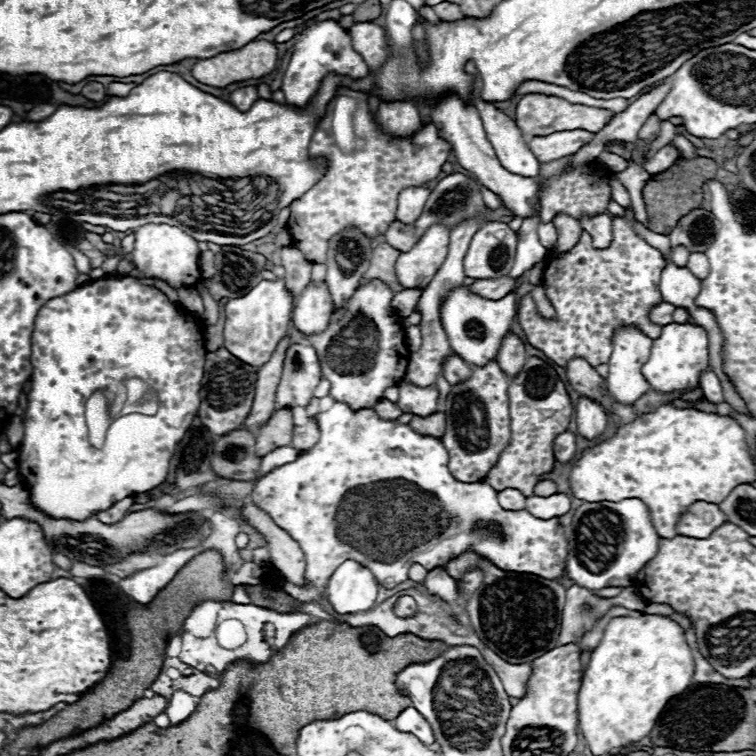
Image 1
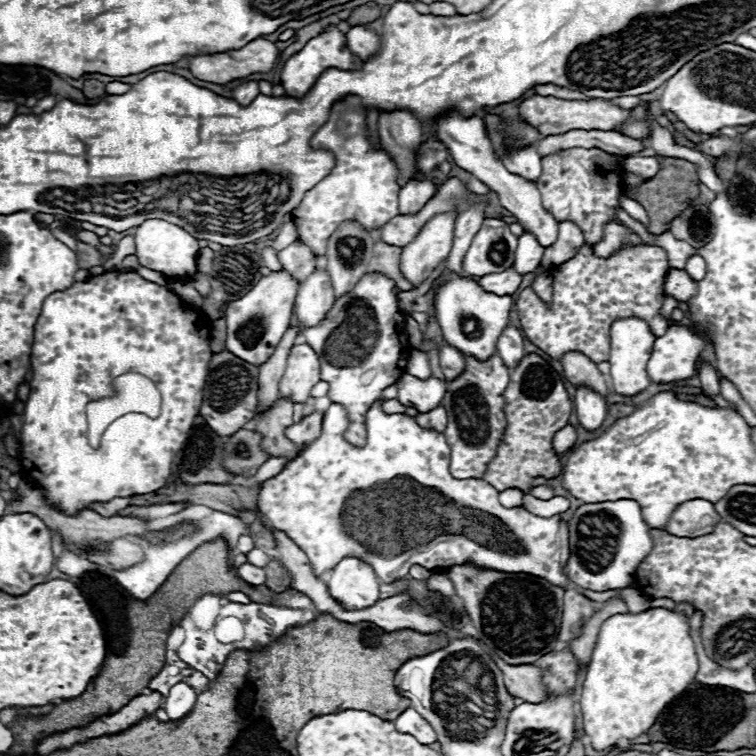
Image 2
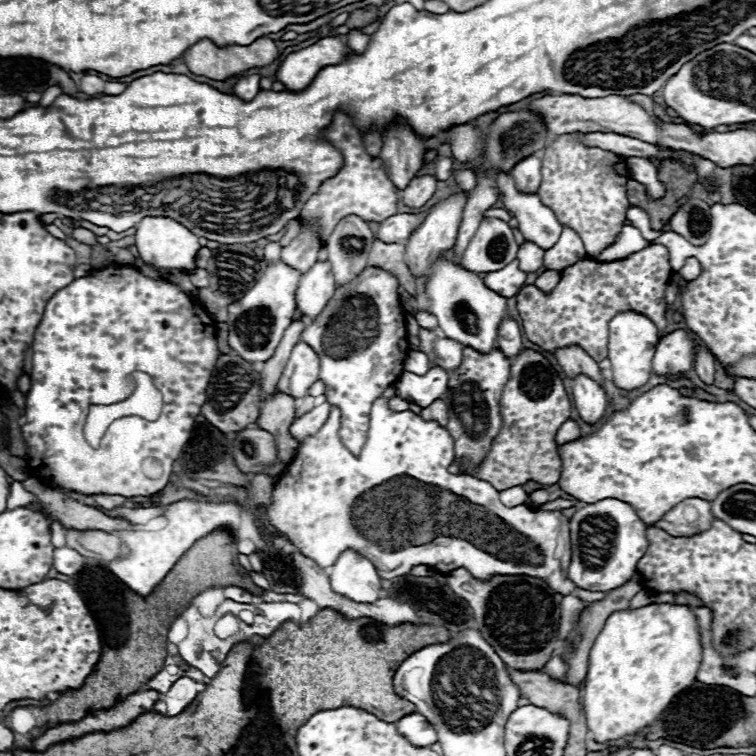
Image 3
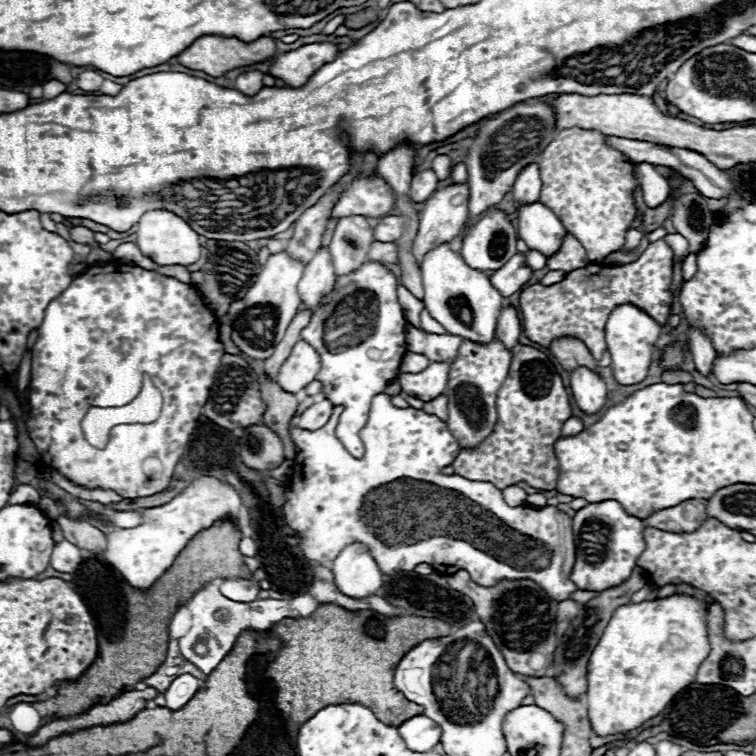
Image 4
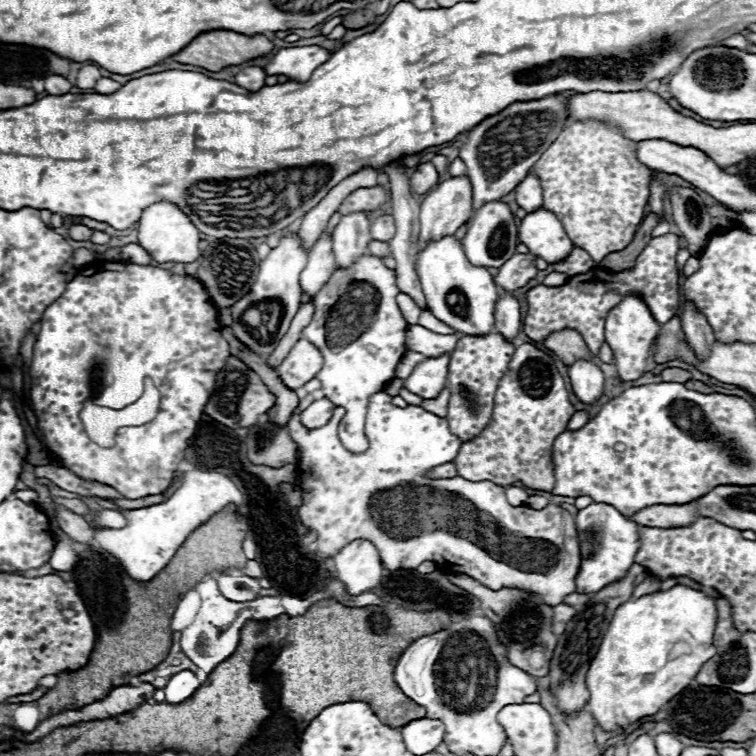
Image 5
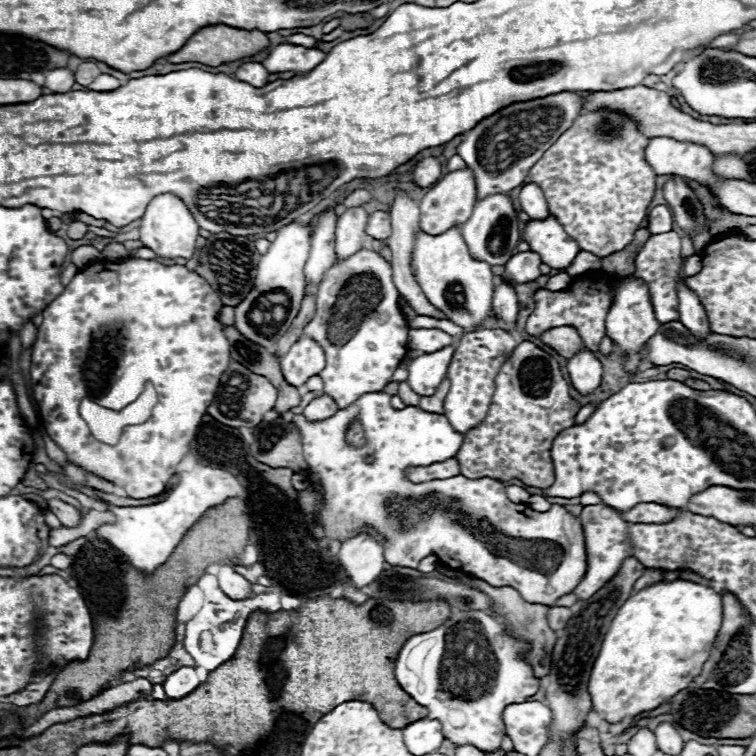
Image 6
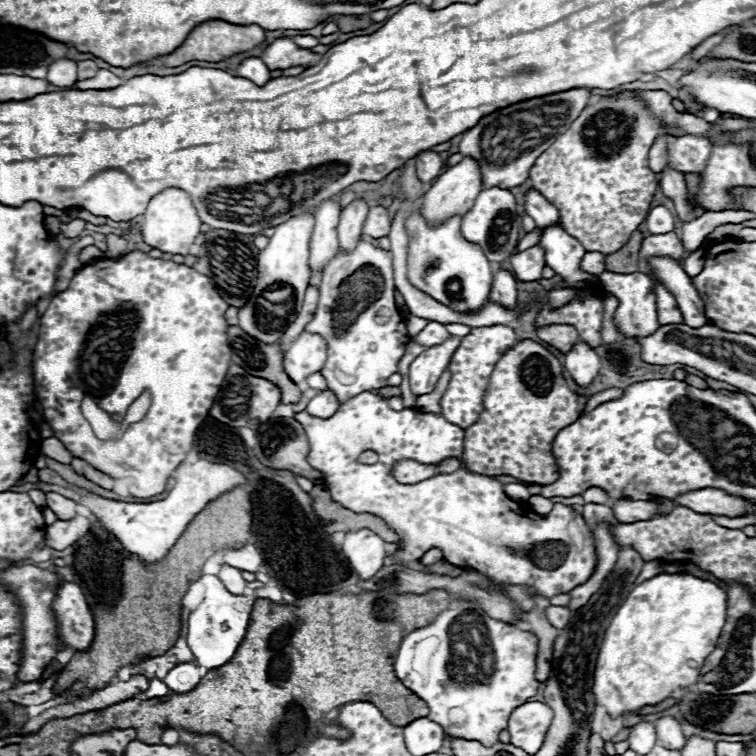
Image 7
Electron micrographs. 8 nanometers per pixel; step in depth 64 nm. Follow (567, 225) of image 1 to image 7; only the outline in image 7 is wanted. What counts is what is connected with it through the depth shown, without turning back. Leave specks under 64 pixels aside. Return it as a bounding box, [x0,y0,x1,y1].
[582,252,606,276]

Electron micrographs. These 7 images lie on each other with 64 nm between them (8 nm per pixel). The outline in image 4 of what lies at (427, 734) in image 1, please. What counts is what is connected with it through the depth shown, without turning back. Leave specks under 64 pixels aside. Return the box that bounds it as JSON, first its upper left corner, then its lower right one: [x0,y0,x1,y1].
[398,716,442,752]

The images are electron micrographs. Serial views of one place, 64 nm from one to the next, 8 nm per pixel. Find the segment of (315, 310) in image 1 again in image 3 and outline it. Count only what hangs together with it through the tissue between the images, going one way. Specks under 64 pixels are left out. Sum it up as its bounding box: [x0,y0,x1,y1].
[296,260,336,320]

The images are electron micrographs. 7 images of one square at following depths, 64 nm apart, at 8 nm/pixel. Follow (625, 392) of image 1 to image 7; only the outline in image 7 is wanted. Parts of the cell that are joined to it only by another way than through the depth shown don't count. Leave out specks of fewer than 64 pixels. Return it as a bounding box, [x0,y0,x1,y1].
[600,272,660,338]

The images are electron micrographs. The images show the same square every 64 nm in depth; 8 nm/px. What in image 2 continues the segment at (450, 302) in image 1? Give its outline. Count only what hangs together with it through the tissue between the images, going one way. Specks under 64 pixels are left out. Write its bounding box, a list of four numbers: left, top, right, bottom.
[434,272,512,358]

